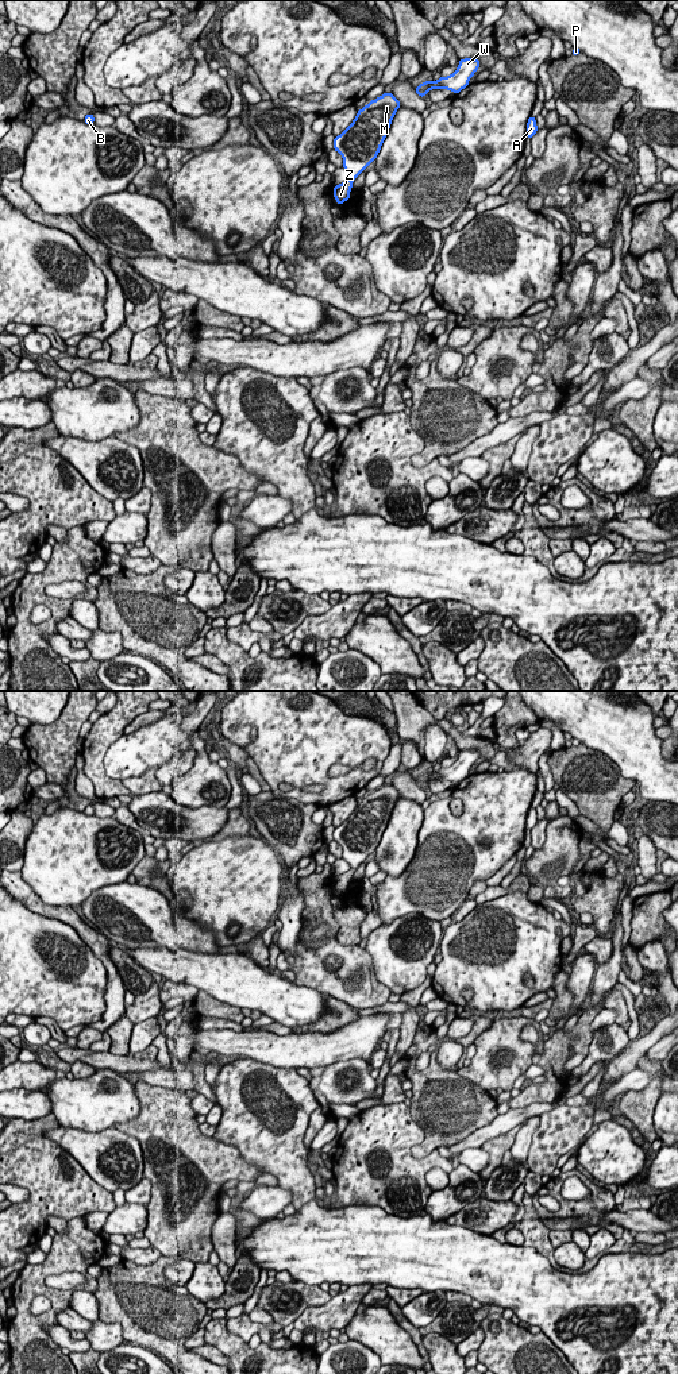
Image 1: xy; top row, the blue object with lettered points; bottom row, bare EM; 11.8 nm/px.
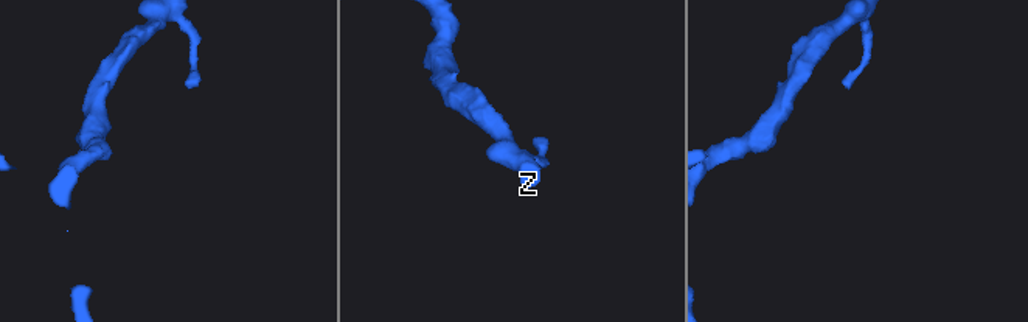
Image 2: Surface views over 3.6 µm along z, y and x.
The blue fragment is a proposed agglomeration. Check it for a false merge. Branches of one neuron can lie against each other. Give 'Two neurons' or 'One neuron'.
One neuron

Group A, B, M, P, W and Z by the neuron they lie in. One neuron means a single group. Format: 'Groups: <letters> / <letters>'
Groups: A B M P W Z

